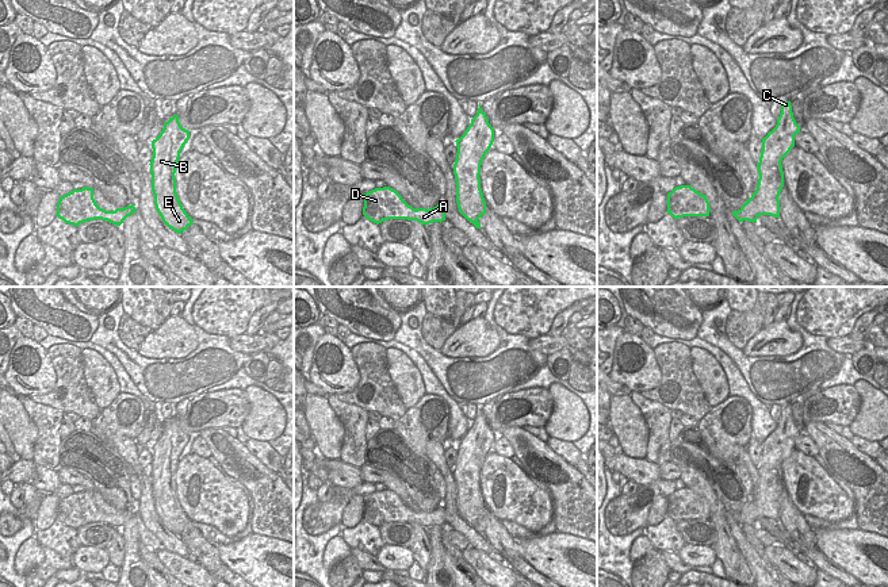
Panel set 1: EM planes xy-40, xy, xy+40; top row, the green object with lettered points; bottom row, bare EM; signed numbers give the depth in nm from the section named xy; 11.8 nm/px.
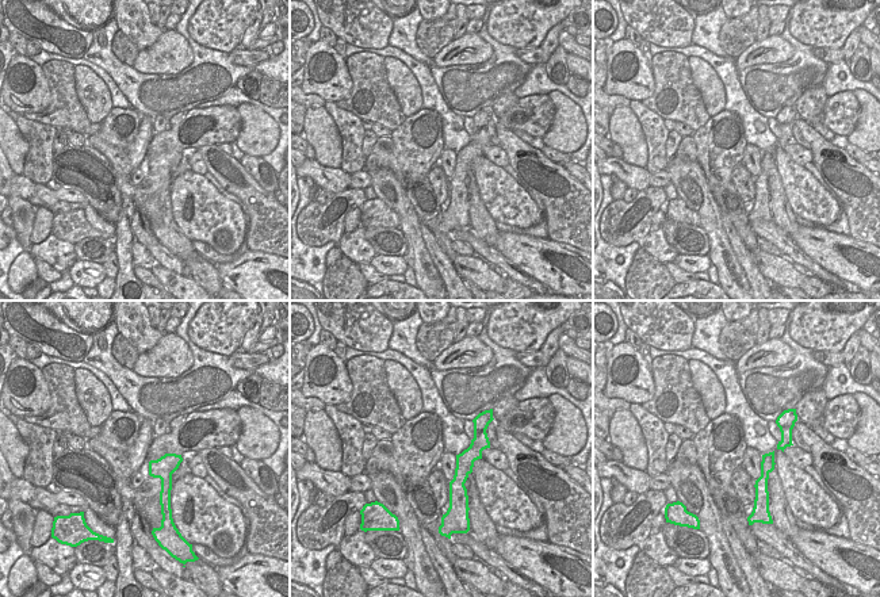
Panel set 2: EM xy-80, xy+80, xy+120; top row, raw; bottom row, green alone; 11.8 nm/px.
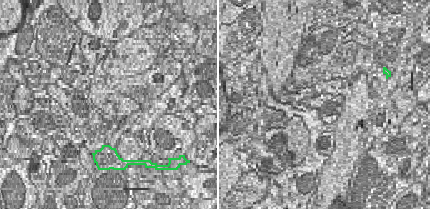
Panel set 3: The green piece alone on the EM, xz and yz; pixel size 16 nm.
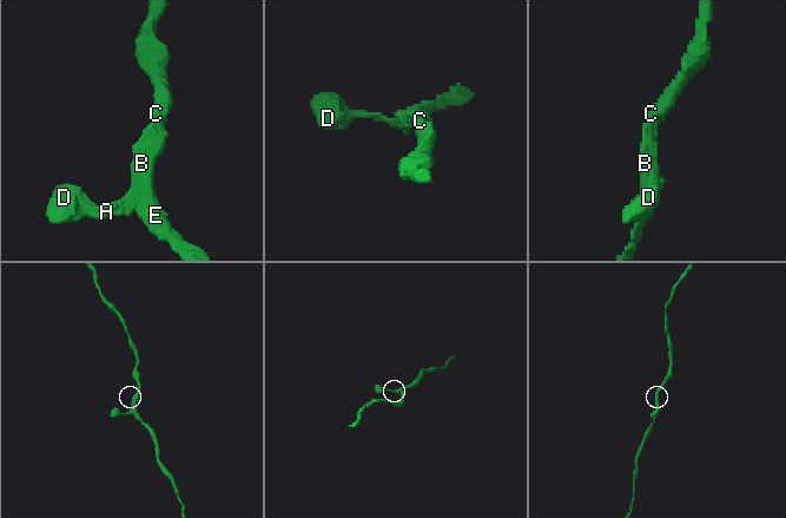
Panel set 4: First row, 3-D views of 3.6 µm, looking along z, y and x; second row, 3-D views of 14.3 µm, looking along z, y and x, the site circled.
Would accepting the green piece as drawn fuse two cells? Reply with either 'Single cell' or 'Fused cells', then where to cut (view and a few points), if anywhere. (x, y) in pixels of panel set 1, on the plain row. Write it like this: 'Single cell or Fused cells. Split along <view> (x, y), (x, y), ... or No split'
Single cell. No split

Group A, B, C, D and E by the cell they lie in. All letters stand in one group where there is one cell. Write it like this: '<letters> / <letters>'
A B C D E

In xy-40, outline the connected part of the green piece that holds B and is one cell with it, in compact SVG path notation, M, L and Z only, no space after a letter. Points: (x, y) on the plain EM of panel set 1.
M173 418L164 426L160 438L152 444L153 460L149 468L154 509L162 525L177 537L194 527L194 522L179 503L175 482L180 454L190 442L190 436L181 430L179 418Z

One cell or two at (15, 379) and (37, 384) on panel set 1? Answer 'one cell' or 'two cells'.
one cell

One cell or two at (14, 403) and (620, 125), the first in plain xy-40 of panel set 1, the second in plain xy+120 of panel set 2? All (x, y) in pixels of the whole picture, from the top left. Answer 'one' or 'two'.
one

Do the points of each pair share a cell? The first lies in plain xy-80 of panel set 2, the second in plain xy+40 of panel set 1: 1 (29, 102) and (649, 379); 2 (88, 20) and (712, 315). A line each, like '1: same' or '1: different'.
1: same
2: different

